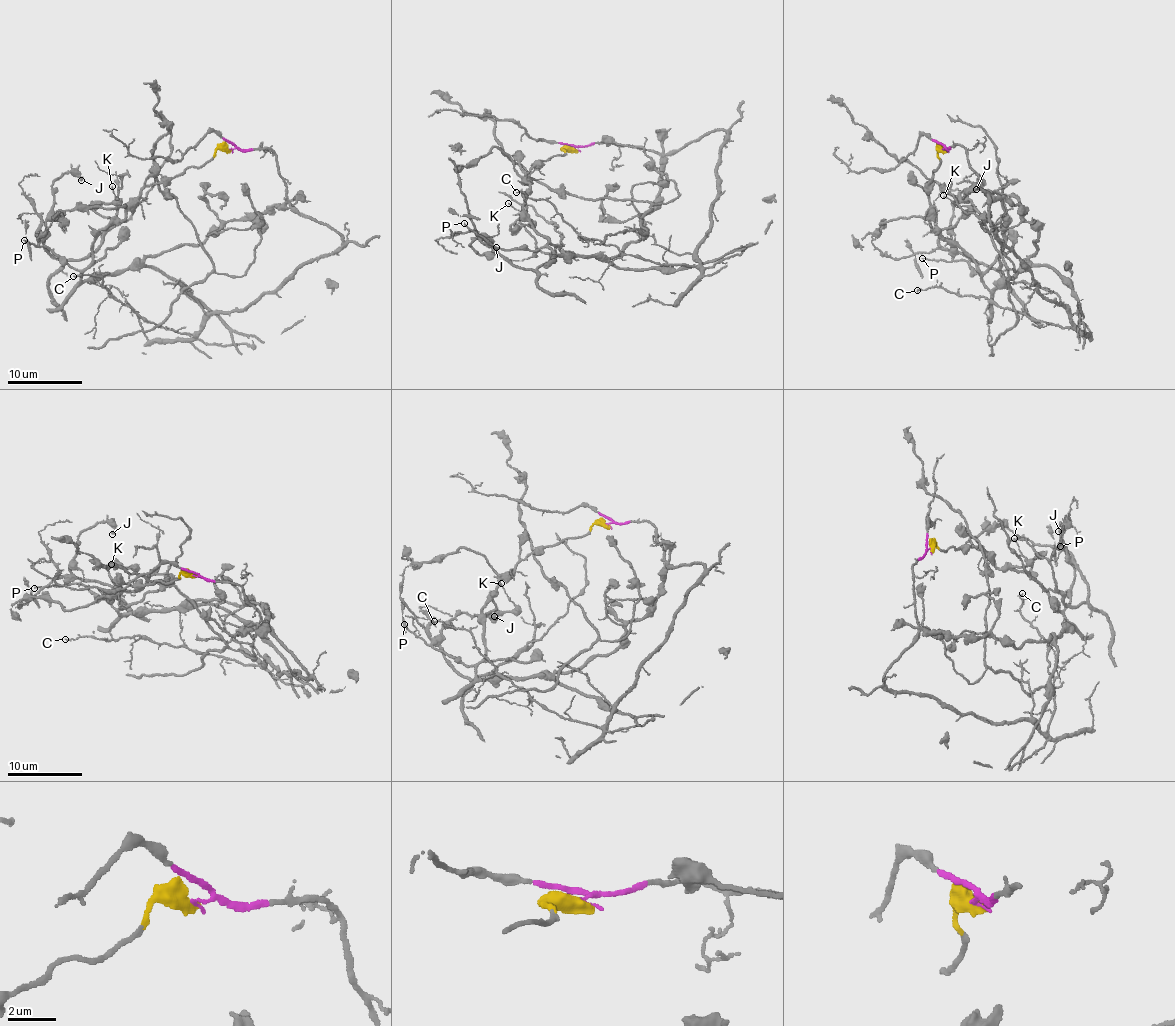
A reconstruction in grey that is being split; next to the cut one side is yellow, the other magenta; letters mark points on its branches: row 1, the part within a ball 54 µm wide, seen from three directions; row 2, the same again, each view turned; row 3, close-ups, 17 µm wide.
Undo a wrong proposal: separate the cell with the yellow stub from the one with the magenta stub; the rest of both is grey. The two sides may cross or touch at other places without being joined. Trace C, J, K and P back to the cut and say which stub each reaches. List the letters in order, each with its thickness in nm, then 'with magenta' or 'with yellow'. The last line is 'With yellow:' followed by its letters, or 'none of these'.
C: 160 nm thick; with magenta
J: 240 nm thick; with yellow
K: 130 nm thick; with yellow
P: 150 nm thick; with yellow
With yellow: J, K, P

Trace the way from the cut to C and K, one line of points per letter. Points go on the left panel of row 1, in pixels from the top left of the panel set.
C: (231, 150), (272, 149), (294, 208), (337, 234), (338, 247), (196, 331), (158, 328), (101, 276), (73, 276)
K: (231, 150), (218, 149), (200, 166), (152, 182), (122, 220), (106, 218), (90, 207), (116, 200), (111, 185)

